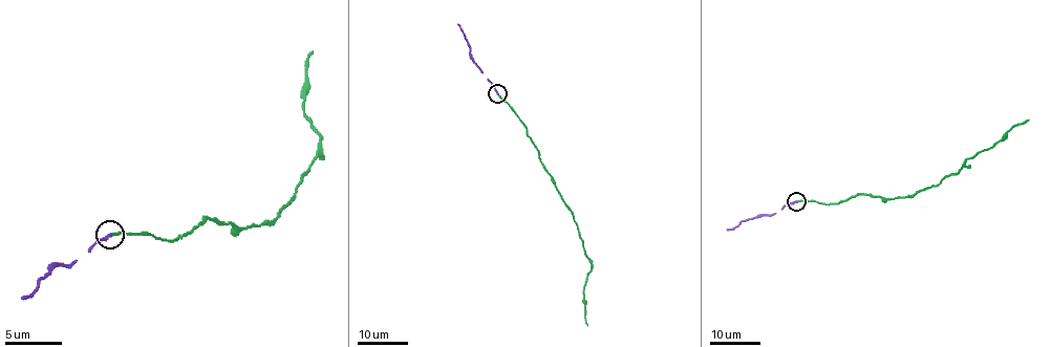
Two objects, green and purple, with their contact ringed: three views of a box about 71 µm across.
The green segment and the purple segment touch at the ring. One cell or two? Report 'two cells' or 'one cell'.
two cells

